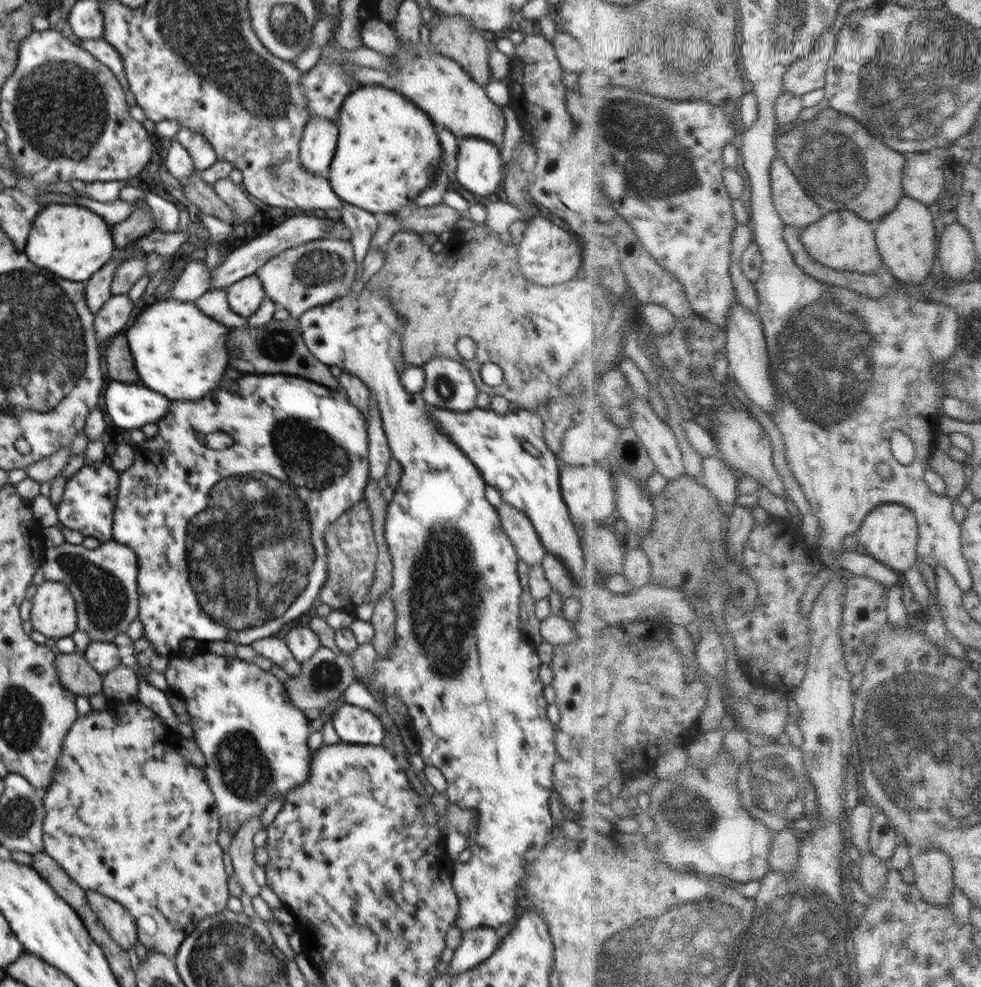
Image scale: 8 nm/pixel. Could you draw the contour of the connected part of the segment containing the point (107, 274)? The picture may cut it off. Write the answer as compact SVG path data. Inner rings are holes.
M116 250L110 262L96 272L90 280L85 282L85 297L88 308L96 314L102 305L113 295L111 291L112 279L116 267L124 260L124 250Z

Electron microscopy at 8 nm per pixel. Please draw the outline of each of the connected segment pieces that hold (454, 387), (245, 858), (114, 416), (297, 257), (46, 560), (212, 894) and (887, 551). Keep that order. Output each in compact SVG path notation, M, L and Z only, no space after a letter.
M440 356L421 368L425 384L420 393L428 406L452 412L469 412L476 407L479 391L463 363Z
M254 816L252 820L246 821L246 824L231 838L231 844L227 850L232 859L236 883L252 898L259 896L261 890L253 875L254 868L257 866L254 860L253 838L260 828L262 828L261 816Z
M107 380L102 394L102 405L109 423L125 430L155 425L166 417L170 409L167 396L145 388Z
M328 238L313 240L273 256L255 272L255 275L261 280L266 296L279 307L286 308L299 325L299 316L307 310L325 306L351 294L349 290L352 289L352 282L358 280L358 262L350 242Z
M114 540L101 543L96 549L88 549L82 544L64 542L50 547L44 552L40 568L46 580L64 583L74 595L78 616L78 629L88 633L92 641L113 642L117 634L126 633L129 625L138 617L139 600L137 591L138 565L133 548Z
M140 701L136 704L122 702L116 710L92 709L85 715L79 714L70 730L66 732L52 780L44 788L43 807L46 818L44 818L42 840L44 840L44 853L54 859L77 886L84 891L98 892L122 904L122 907L134 917L137 938L147 950L158 950L158 953L174 959L182 941L202 919L218 914L227 908L230 890L226 882L228 874L223 864L224 852L218 843L221 829L219 810L214 793L207 783L205 770L184 759L179 753L170 750L166 740L167 730L167 725L162 718Z
M884 503L866 517L858 533L860 542L874 557L904 574L919 562L918 547L921 538L921 525L914 509L902 503Z

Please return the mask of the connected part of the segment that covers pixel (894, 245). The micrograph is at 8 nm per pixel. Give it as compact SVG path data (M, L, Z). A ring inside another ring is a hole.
M903 198L894 212L878 228L881 255L899 280L907 284L922 285L932 274L936 258L939 257L934 220L936 218L932 210L924 202L916 198Z

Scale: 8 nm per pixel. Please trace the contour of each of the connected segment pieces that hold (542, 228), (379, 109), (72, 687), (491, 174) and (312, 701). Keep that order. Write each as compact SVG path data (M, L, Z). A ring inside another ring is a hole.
M536 216L527 223L518 245L520 271L527 280L544 286L564 283L577 276L582 264L582 247L575 234L568 234L567 227L556 226L550 222L550 216Z
M375 85L375 86L366 86L355 91L352 91L343 102L343 105L338 112L338 130L340 130L340 136L338 136L338 148L336 148L336 156L334 156L334 160L332 160L332 164L330 164L330 176L328 176L328 180L330 180L330 186L332 186L332 190L344 200L344 202L348 202L348 204L354 204L354 206L360 206L360 208L364 208L368 212L371 212L377 216L387 216L388 214L393 214L394 212L401 212L404 210L398 210L398 208L402 208L402 206L406 206L410 200L414 200L422 190L426 190L428 186L432 186L432 182L434 182L434 172L428 172L426 168L428 168L428 164L434 164L436 166L436 170L442 166L444 161L443 150L442 150L442 139L439 135L439 129L436 128L436 124L434 124L433 120L421 109L416 108L416 105L409 101L405 96L402 96L398 91L392 89L386 89L383 86Z
M78 652L55 655L55 665L59 681L75 695L88 697L102 692L102 676Z
M462 137L456 138L456 180L470 192L478 192L480 196L486 194L496 194L500 182L502 182L502 158L500 150L489 141L479 139L478 137Z
M321 646L310 659L301 662L299 675L289 675L285 690L294 706L303 713L314 708L321 711L331 702L339 700L348 686L355 681L349 655L342 651L336 654L332 649Z

